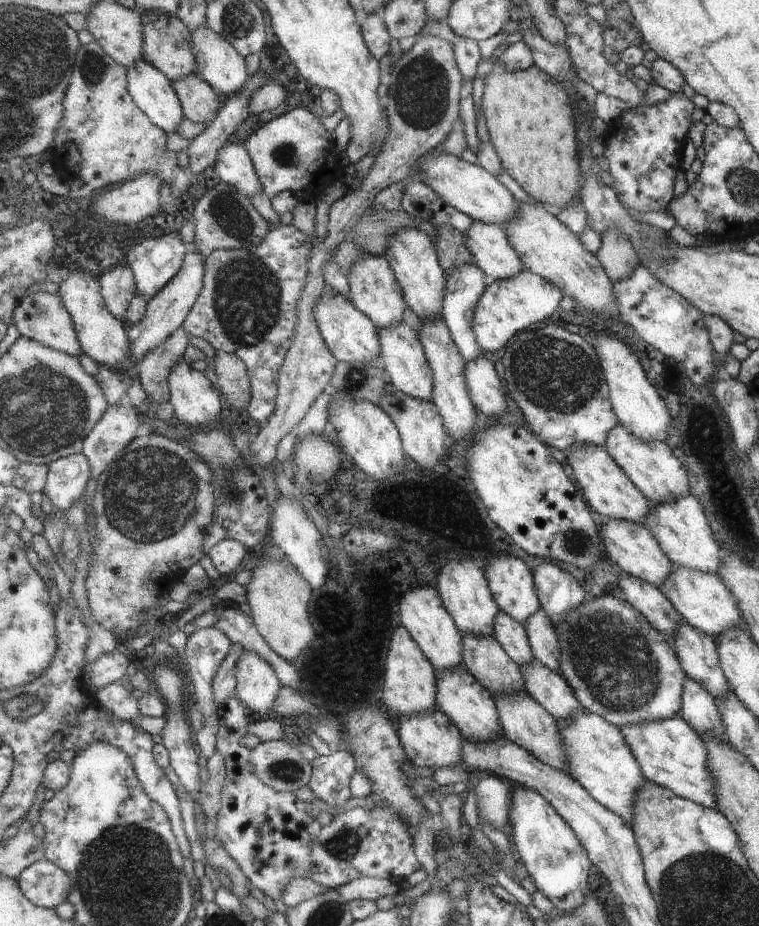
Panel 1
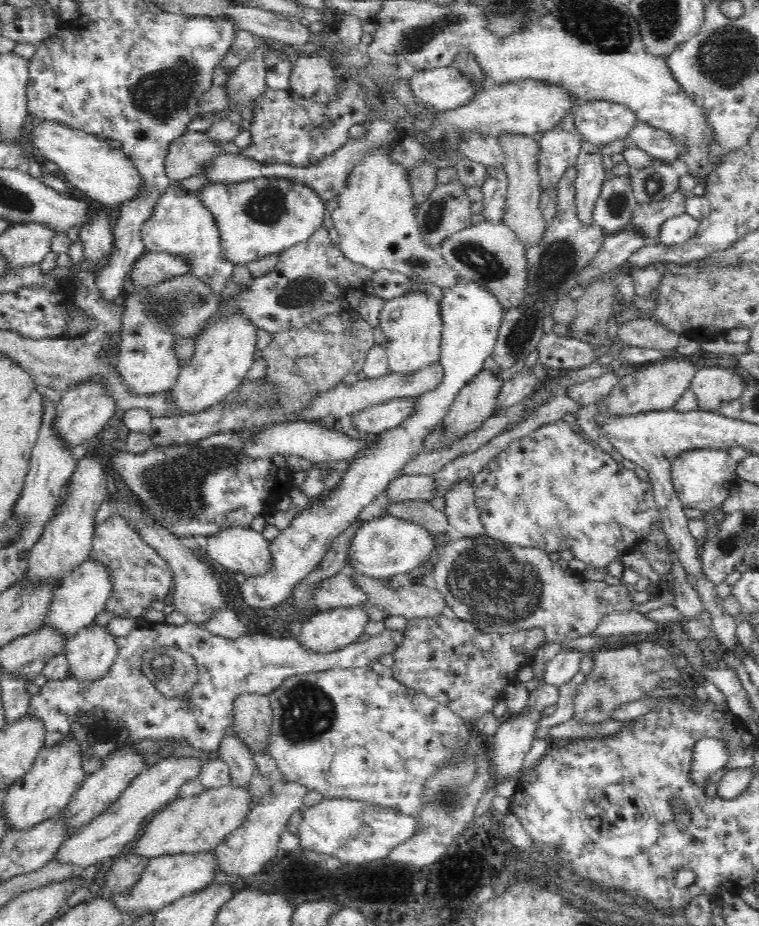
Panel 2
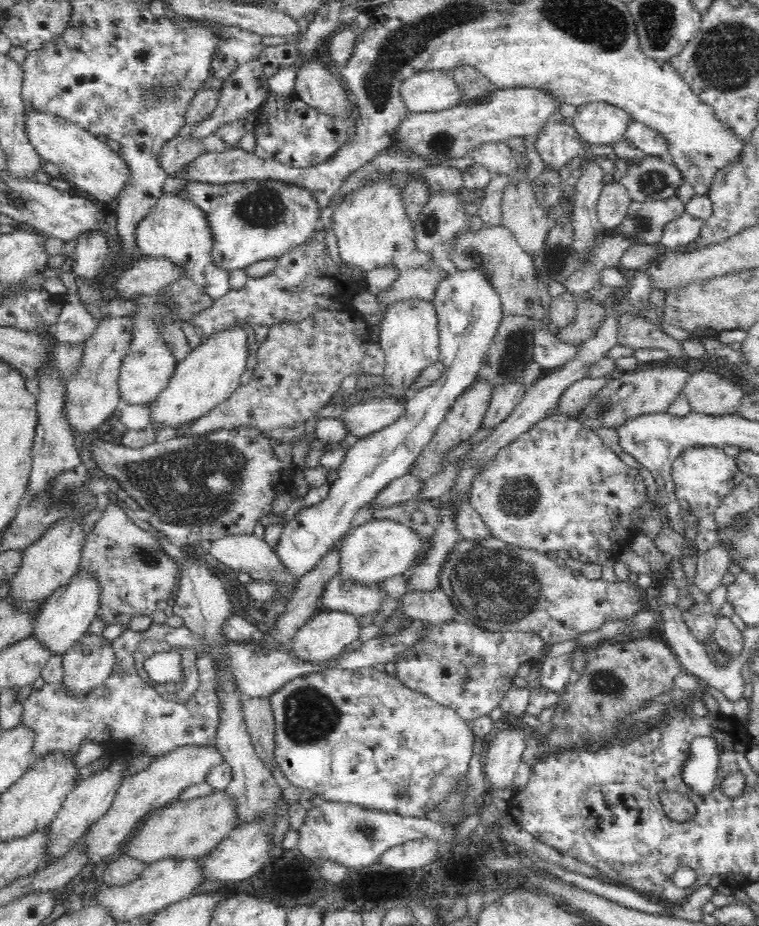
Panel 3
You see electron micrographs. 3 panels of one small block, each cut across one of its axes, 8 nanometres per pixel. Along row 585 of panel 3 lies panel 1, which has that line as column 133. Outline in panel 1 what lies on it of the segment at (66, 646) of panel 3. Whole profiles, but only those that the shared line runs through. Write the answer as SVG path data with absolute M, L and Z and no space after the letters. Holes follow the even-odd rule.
M145 58L127 70L129 92L141 110L168 135L179 132L186 116L172 79Z

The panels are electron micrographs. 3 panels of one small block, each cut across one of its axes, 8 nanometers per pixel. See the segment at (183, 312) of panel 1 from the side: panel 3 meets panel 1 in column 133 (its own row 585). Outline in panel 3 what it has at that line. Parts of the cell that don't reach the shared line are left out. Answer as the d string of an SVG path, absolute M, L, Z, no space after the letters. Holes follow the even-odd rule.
M334 575L326 584L319 601L322 610L350 613L356 617L378 614L388 595L382 588L344 581Z

